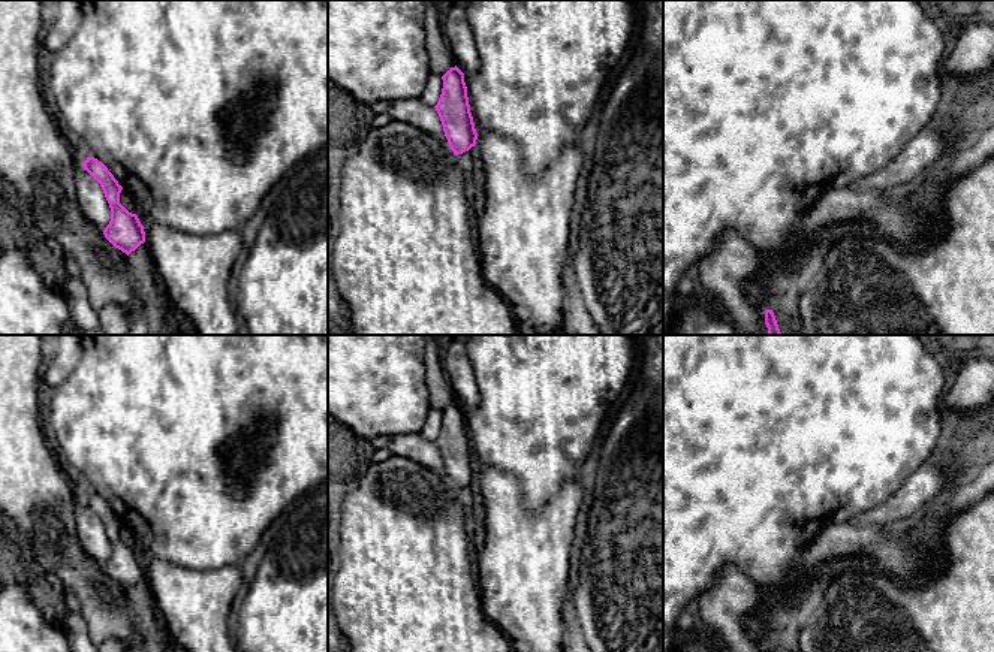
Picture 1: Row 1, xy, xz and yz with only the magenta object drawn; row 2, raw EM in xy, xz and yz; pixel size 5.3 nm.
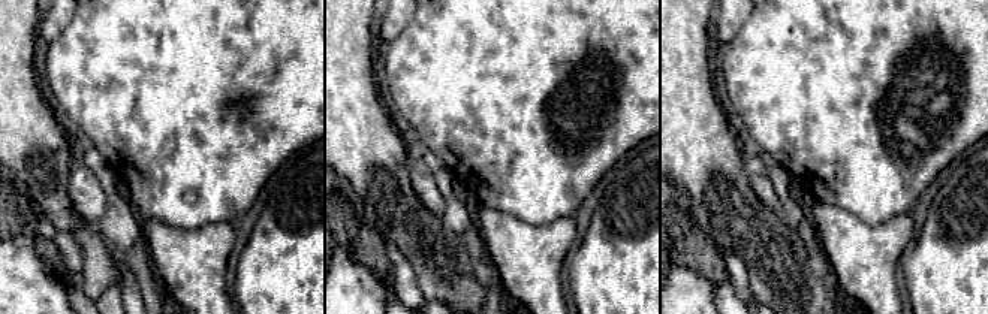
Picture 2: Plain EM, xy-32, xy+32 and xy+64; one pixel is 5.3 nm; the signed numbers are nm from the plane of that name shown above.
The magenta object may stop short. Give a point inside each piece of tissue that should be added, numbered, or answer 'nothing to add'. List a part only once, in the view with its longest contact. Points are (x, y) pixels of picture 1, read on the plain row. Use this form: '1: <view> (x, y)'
nothing to add

